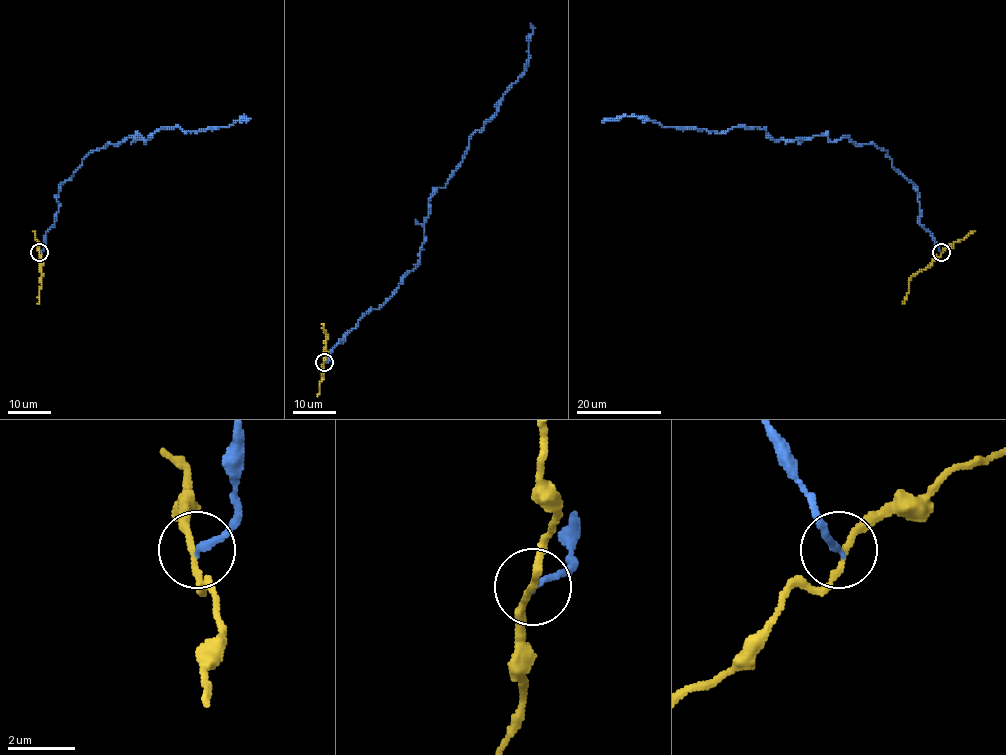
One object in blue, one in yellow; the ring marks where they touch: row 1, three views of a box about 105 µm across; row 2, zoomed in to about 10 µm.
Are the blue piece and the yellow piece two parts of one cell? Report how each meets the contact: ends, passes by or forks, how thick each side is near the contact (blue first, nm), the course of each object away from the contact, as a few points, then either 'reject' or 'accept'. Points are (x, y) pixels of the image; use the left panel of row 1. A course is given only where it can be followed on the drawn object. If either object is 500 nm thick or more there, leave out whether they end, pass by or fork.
blue ends | yellow passes by | 190/170 nm | blue via (40, 252), (59, 187), (93, 150), (160, 128), (245, 122) | yellow via (40, 252), (42, 266), (38, 304) | reject

